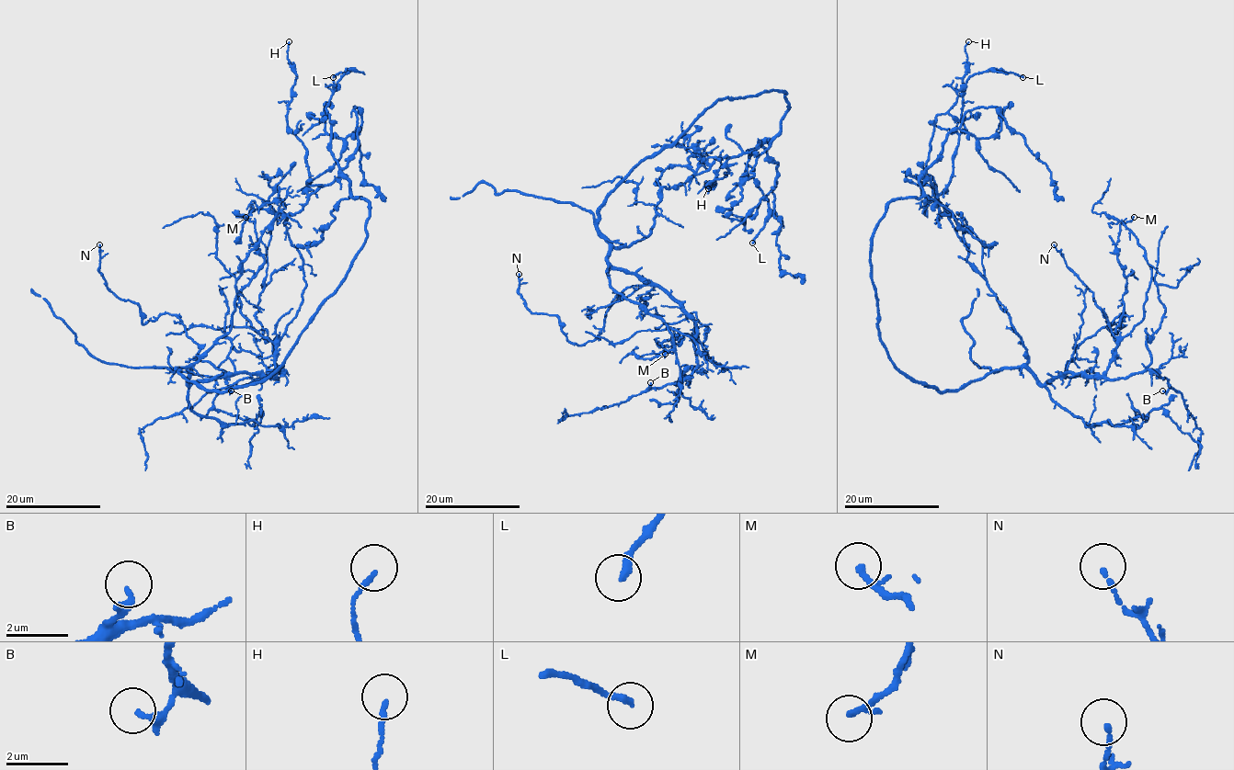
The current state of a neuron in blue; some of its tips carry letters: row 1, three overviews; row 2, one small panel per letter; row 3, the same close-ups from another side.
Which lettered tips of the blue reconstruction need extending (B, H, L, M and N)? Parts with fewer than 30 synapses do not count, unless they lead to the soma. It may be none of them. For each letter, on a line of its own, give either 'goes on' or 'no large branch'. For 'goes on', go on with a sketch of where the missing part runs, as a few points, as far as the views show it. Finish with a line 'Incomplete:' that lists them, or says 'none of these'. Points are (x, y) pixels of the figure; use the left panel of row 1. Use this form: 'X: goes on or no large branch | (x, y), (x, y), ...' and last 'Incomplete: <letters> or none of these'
B: no large branch
H: no large branch
L: no large branch
M: no large branch
N: no large branch
Incomplete: none of these

